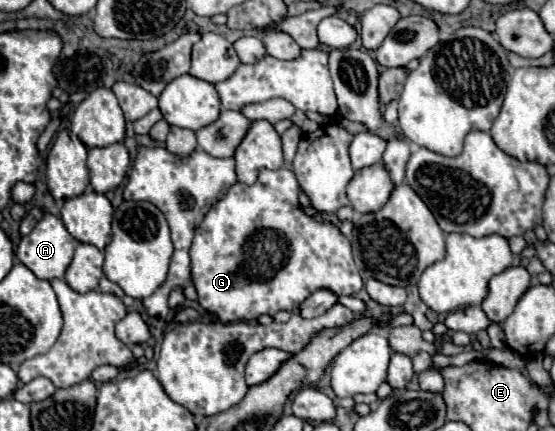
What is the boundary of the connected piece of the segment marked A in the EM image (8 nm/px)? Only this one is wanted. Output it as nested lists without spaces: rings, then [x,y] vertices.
[[[46,214],[28,236],[22,236],[18,248],[16,248],[16,258],[28,268],[32,270],[40,280],[54,280],[54,278],[64,278],[68,264],[72,262],[74,250],[76,250],[74,238],[70,238],[68,230],[64,228],[62,220],[58,216]]]

